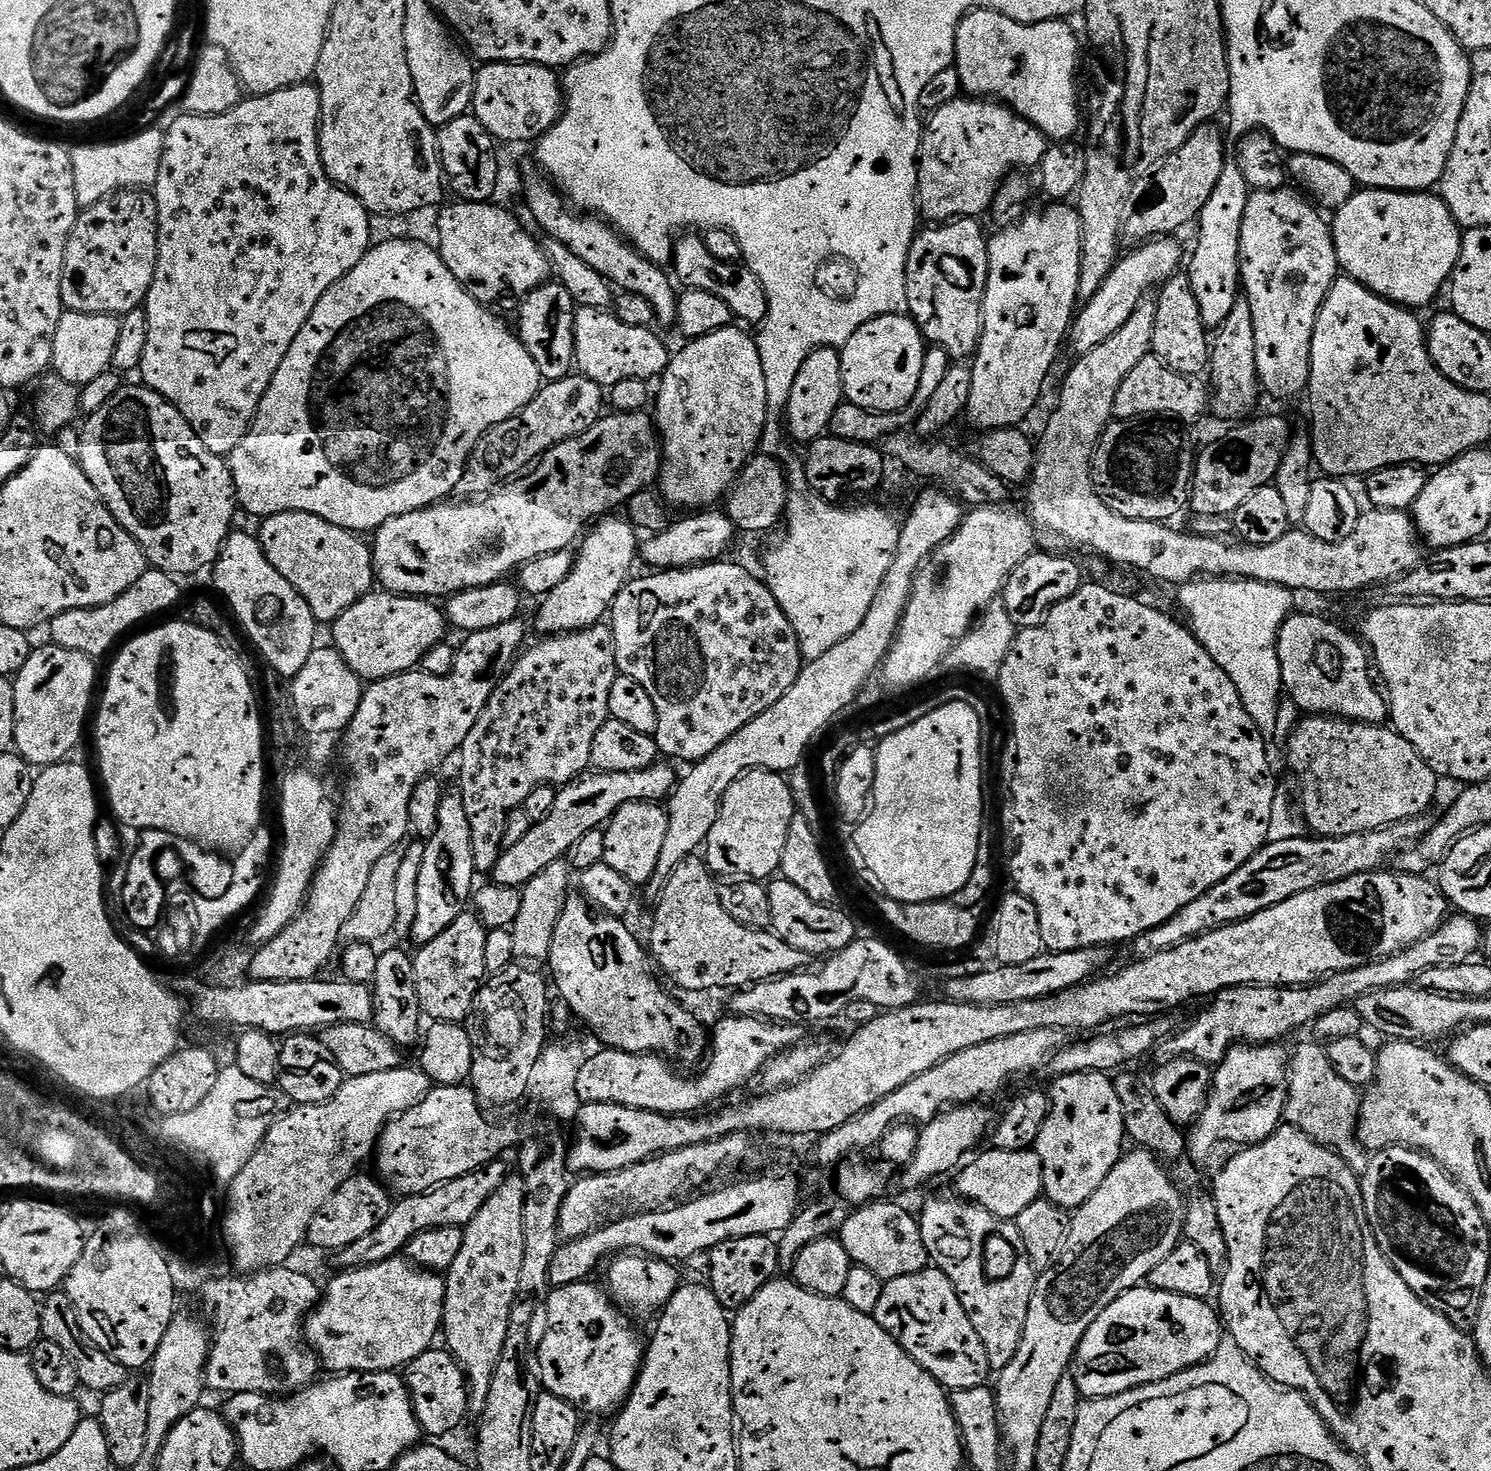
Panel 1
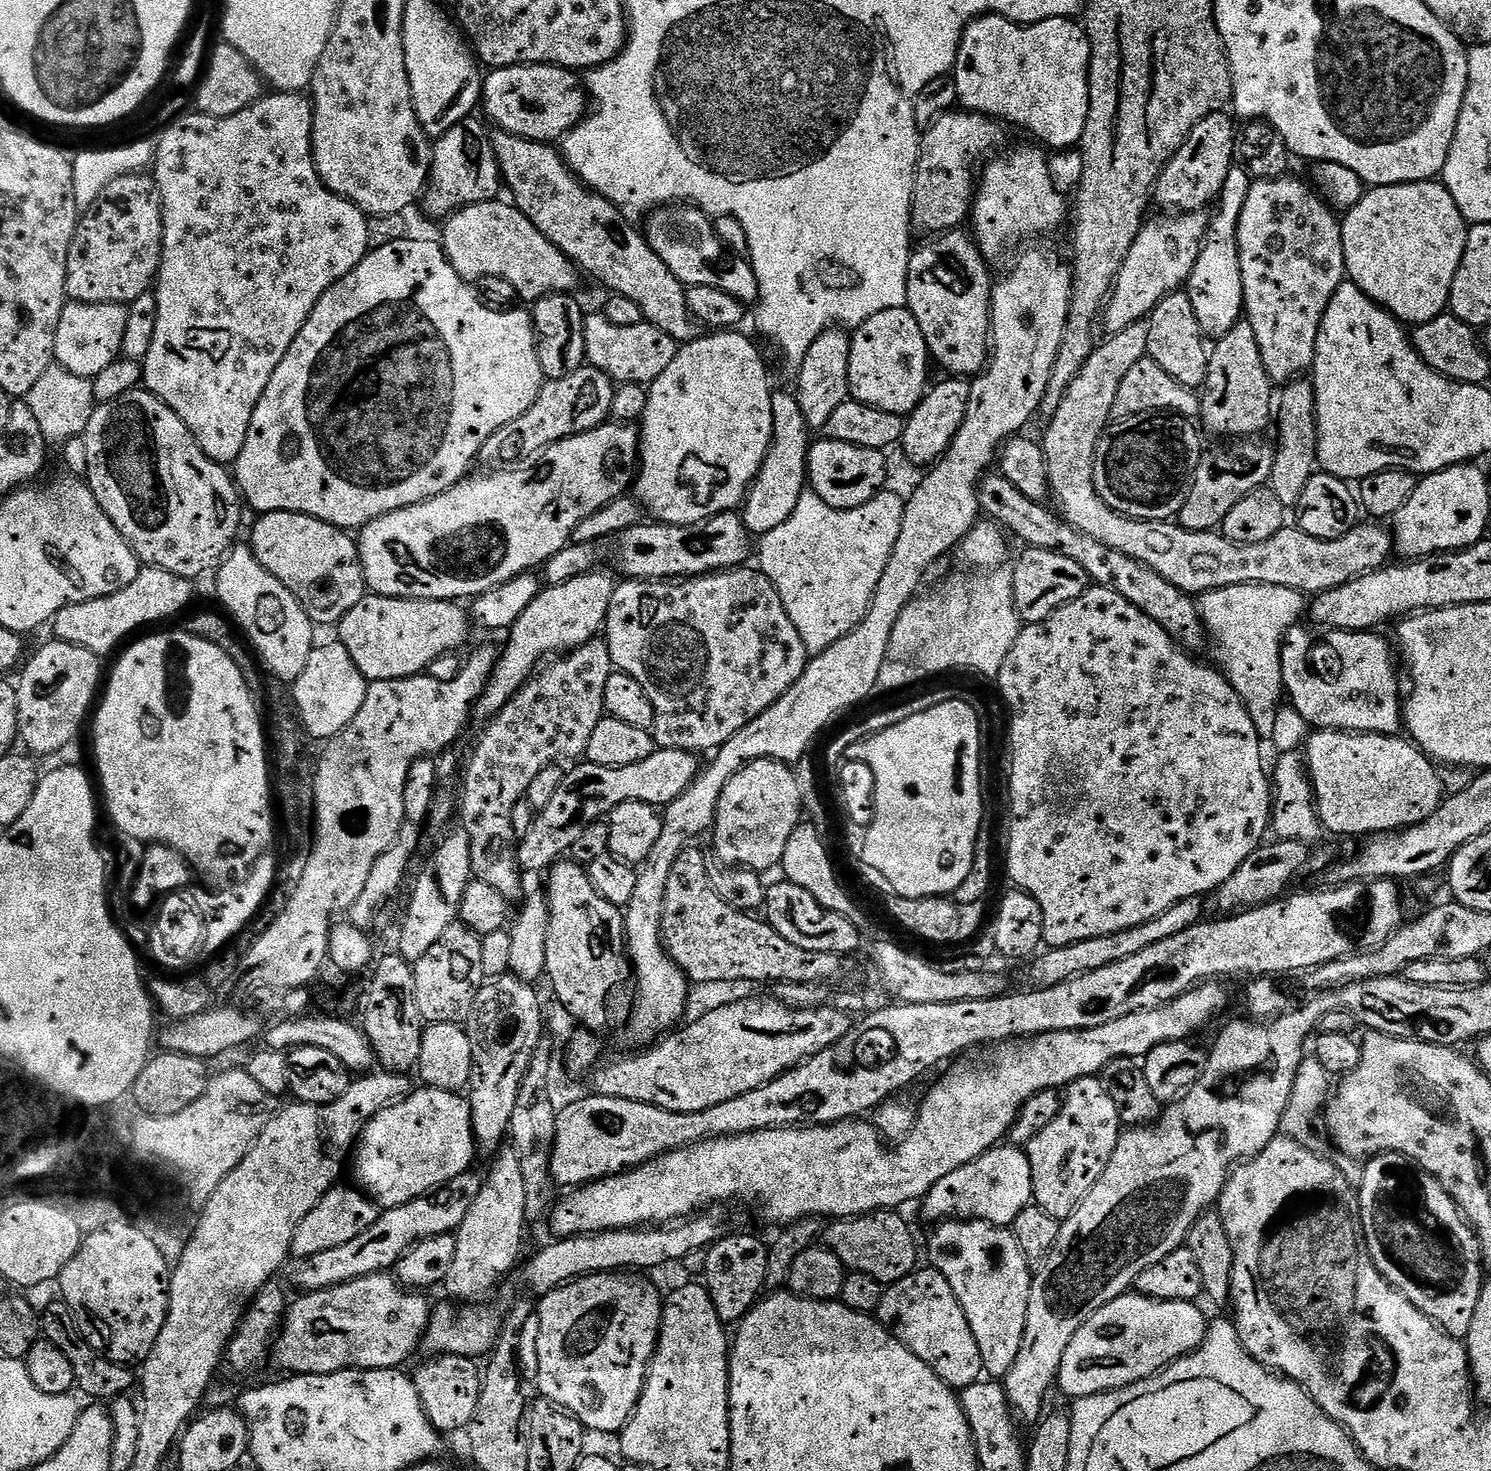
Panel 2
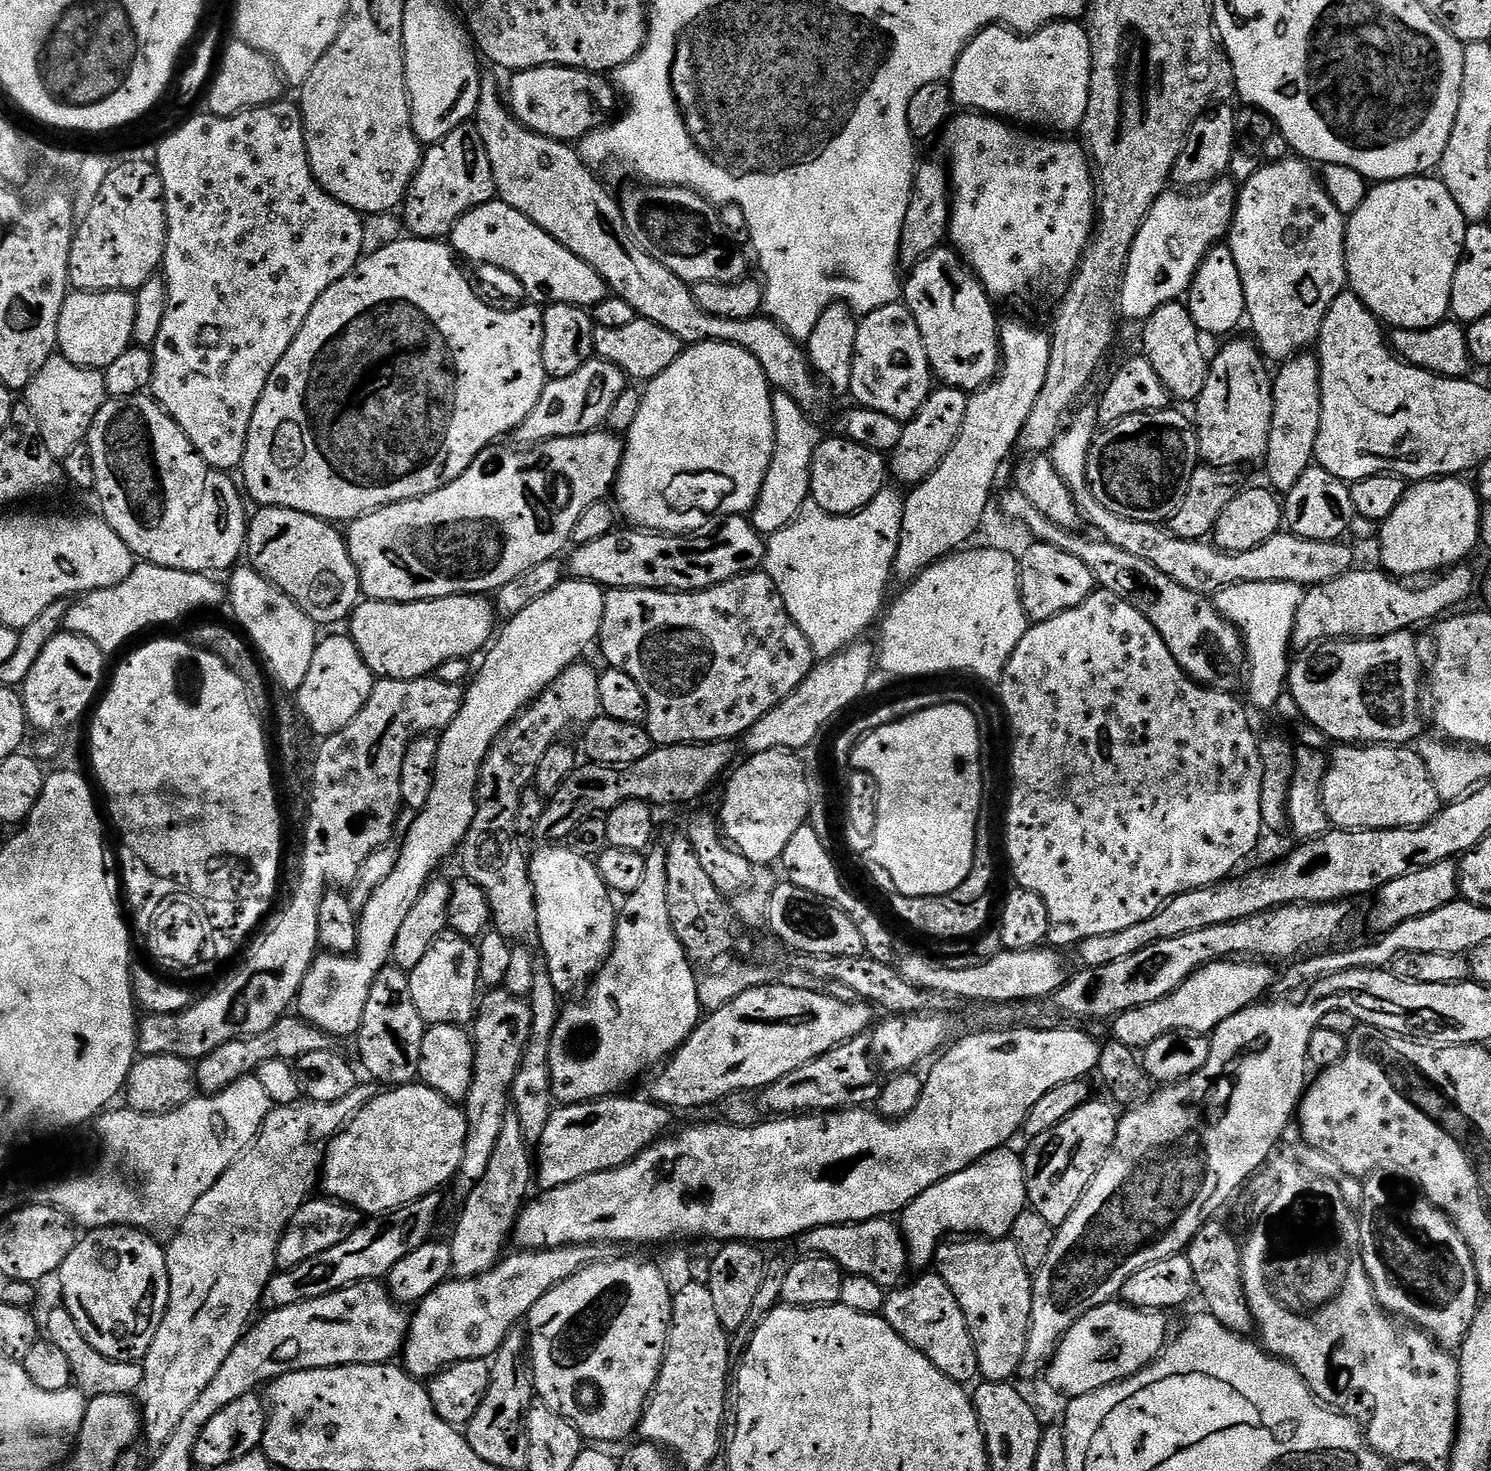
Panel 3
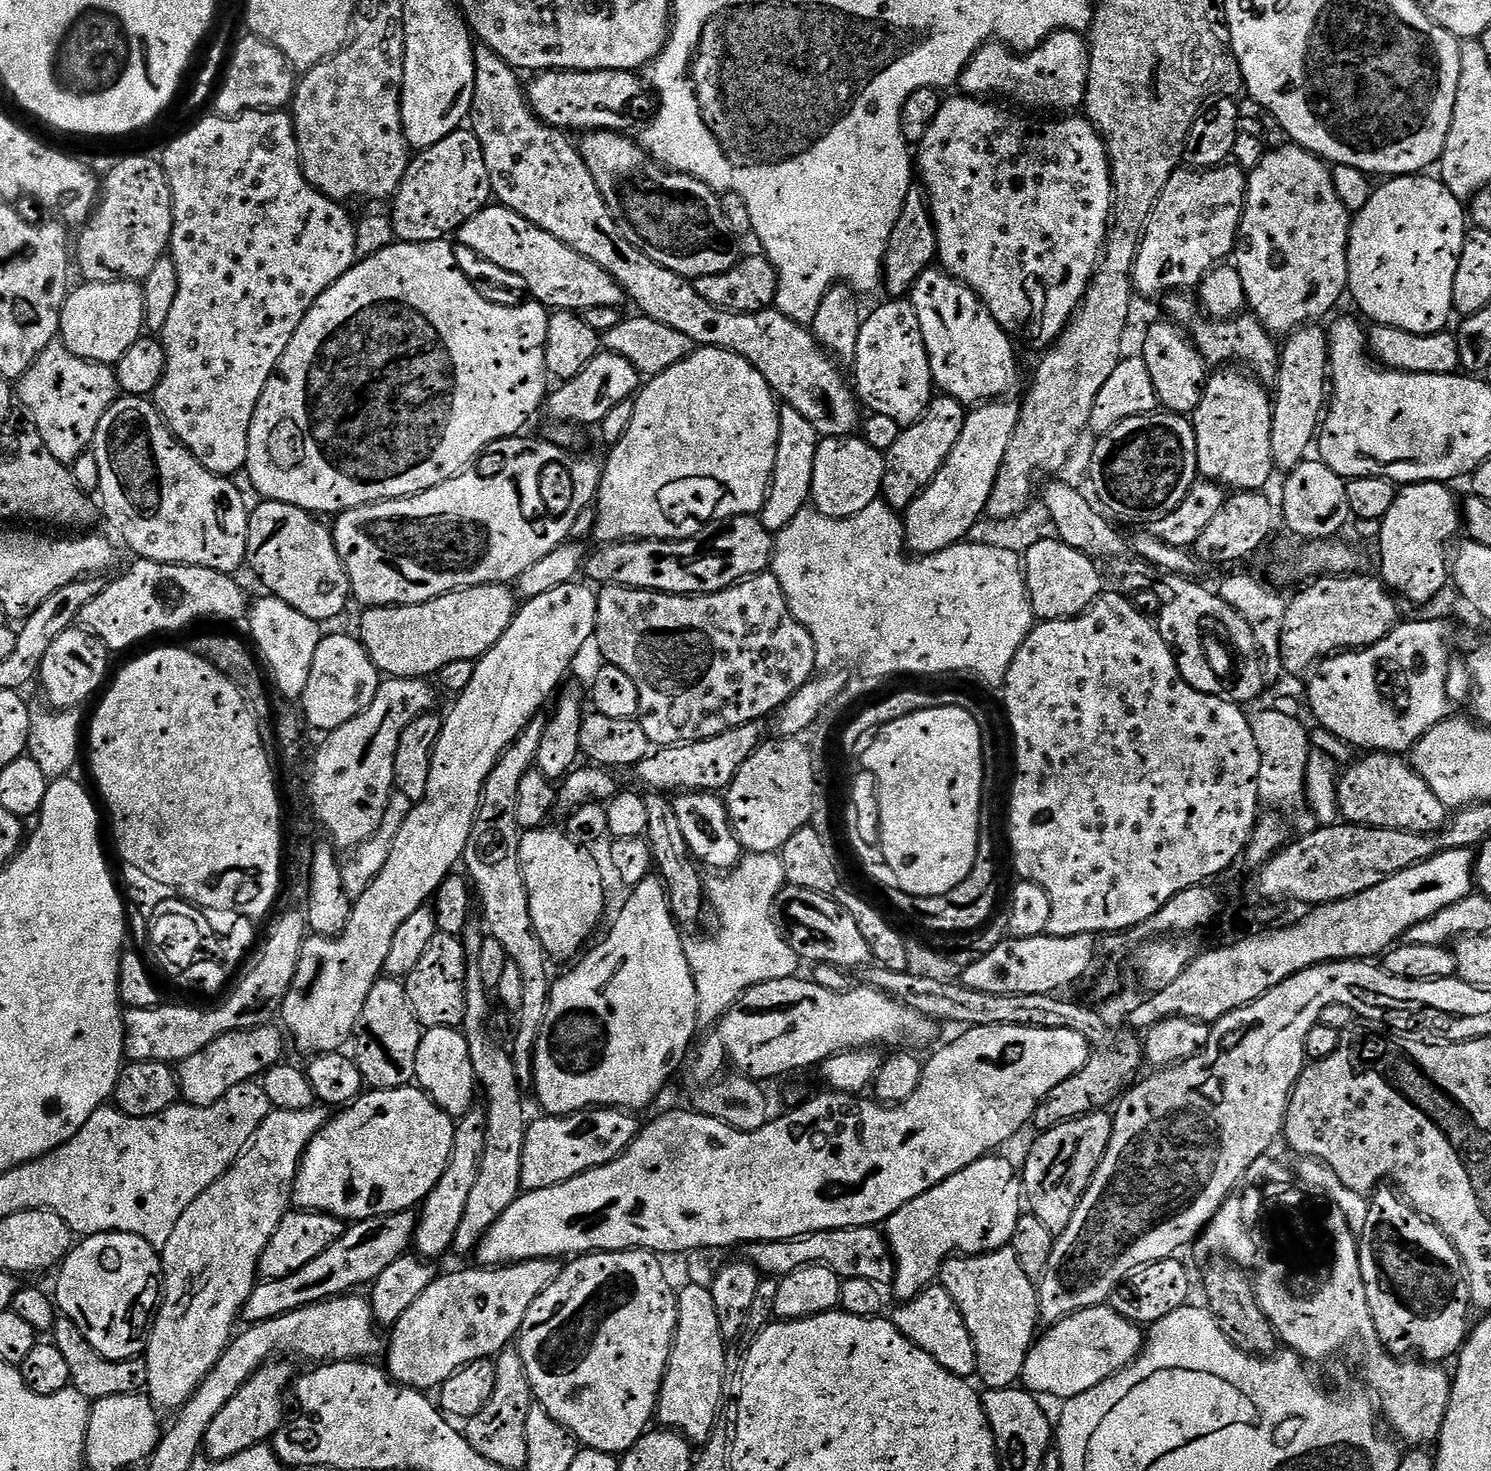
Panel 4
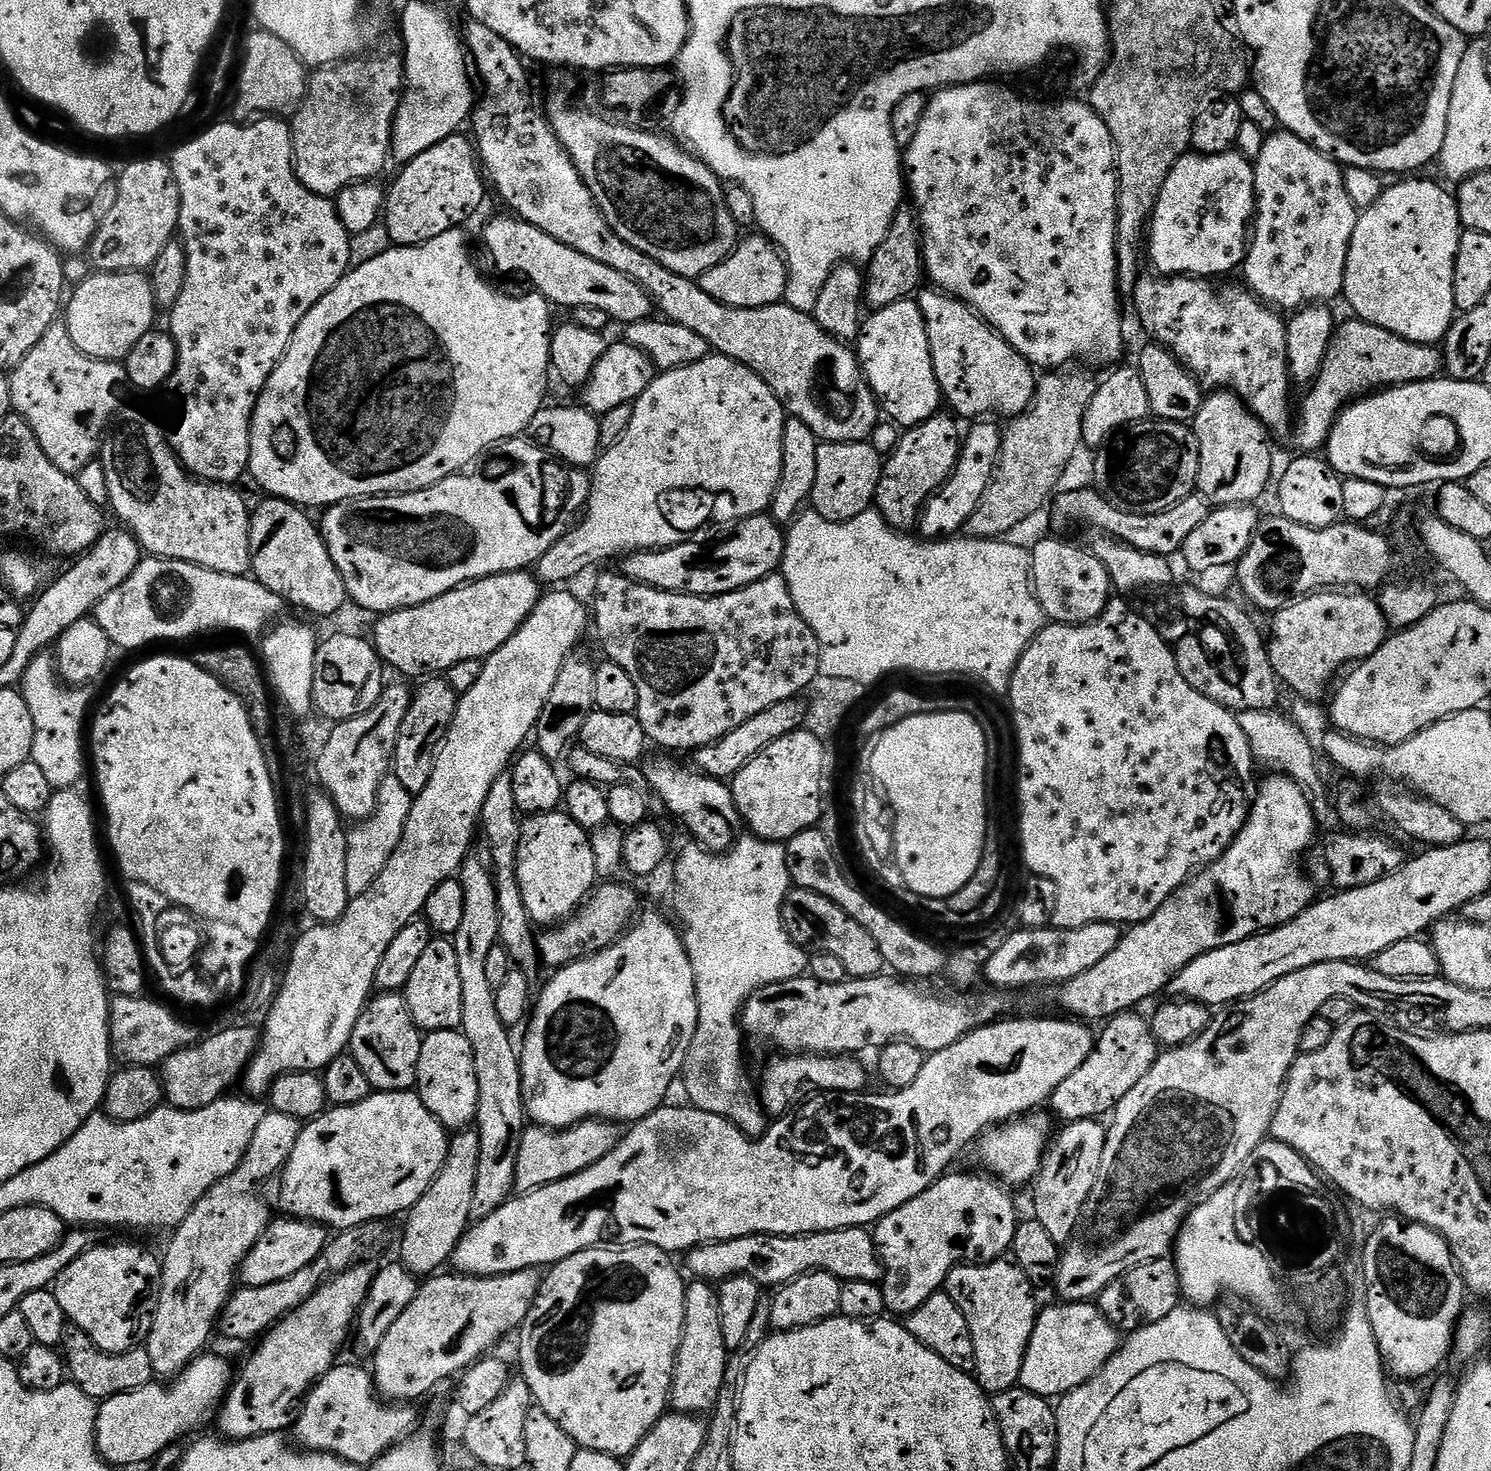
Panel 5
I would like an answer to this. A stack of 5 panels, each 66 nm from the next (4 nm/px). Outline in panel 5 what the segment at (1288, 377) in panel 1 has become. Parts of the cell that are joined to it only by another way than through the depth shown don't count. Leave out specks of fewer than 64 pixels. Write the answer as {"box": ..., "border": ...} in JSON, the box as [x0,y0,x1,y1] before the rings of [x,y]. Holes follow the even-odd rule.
{"box":[1242,130,1358,310],"border":[[[1277,130],[1265,135],[1264,145],[1261,153],[1254,159],[1256,170],[1256,215],[1254,217],[1254,231],[1250,236],[1248,254],[1244,257],[1242,273],[1248,281],[1247,287],[1255,292],[1265,304],[1276,310],[1299,310],[1307,308],[1310,304],[1323,304],[1332,302],[1335,296],[1339,297],[1344,290],[1344,271],[1346,270],[1346,258],[1350,250],[1350,242],[1354,234],[1354,226],[1358,219],[1358,209],[1354,202],[1350,200],[1344,181],[1344,168],[1337,164],[1332,157],[1325,152],[1320,152],[1312,144],[1306,143],[1302,138],[1298,138],[1294,133],[1287,130]]]}

